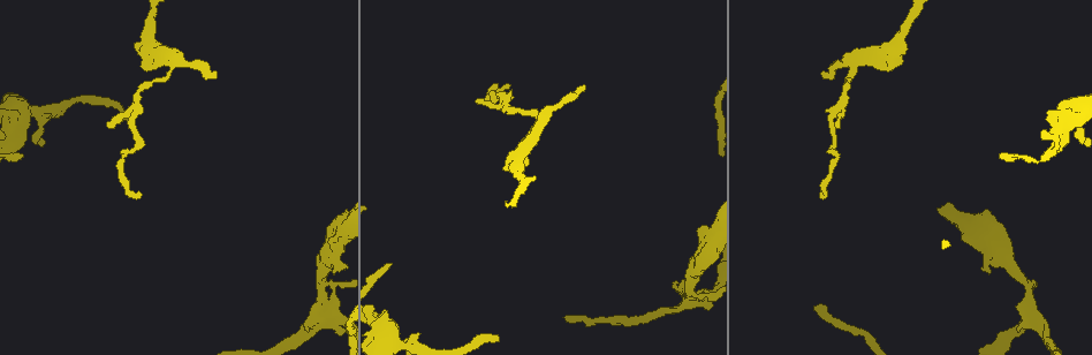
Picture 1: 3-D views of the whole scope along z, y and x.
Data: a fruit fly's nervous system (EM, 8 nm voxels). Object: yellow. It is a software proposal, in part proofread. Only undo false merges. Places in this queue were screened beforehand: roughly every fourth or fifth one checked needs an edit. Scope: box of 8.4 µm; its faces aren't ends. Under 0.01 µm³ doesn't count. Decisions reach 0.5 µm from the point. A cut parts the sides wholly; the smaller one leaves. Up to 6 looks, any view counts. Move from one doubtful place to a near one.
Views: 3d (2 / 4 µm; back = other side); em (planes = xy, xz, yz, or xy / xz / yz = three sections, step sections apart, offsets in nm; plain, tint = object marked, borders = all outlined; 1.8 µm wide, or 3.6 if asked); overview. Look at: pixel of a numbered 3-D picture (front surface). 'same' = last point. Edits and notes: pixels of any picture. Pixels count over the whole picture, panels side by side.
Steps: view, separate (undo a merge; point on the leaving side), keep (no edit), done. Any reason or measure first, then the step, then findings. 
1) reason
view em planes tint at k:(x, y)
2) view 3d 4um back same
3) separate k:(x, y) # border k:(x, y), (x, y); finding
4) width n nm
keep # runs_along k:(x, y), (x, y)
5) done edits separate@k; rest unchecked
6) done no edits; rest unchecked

sudden change in width
view em planes borders at 1:(859, 57)

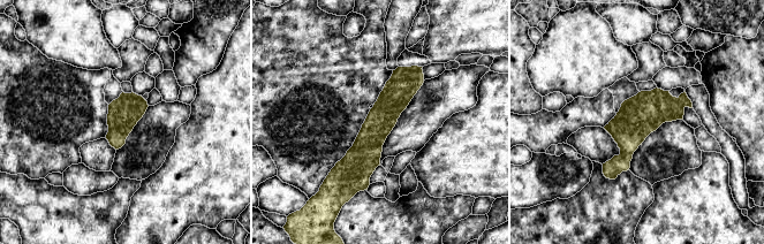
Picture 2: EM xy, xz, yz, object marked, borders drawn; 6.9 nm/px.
width 200 nm
keep # all the same cell

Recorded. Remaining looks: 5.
view 3d 4um at 1:(381, 328)

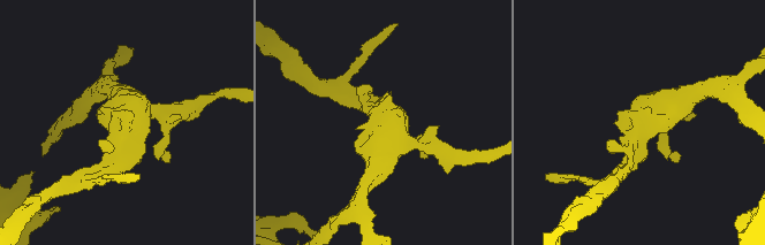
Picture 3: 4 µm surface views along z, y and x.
need the tissue
view em 3.6um xy step 16 tint at 3:(640, 131)

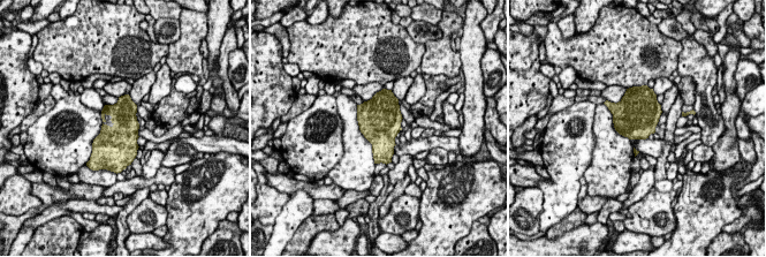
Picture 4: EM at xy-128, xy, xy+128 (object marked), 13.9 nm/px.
another direction
view em 3.6um yz step 4 tint same

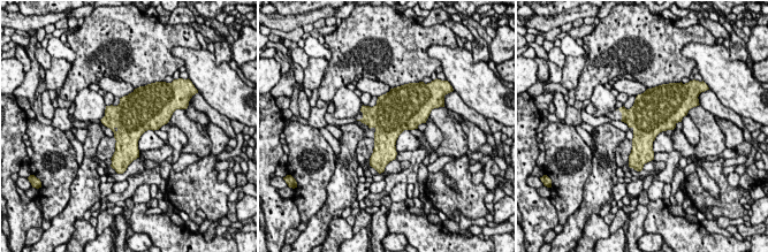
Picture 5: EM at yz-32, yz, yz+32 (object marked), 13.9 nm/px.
keep # all the same cell

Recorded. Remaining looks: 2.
branch point
view em planes tint at 1:(322, 316)

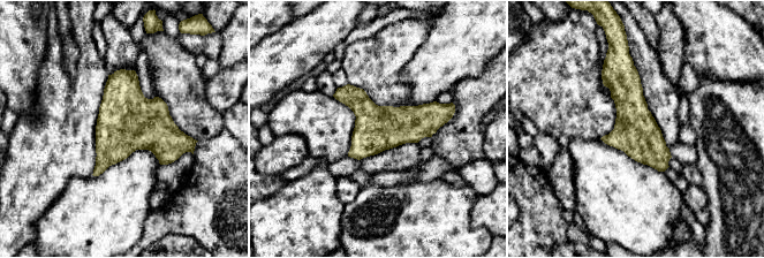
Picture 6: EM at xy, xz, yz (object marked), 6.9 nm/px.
keep # runs_along 6:(623, 61), (635, 131), (662, 168); all the same cell

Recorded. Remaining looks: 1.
done no edits; rest unchecked

